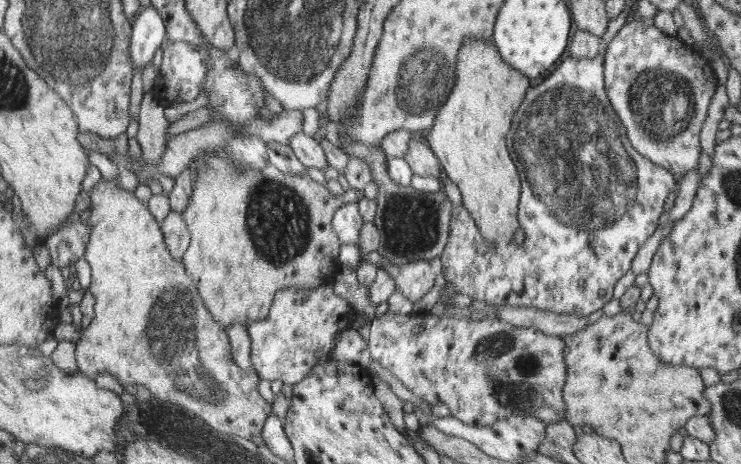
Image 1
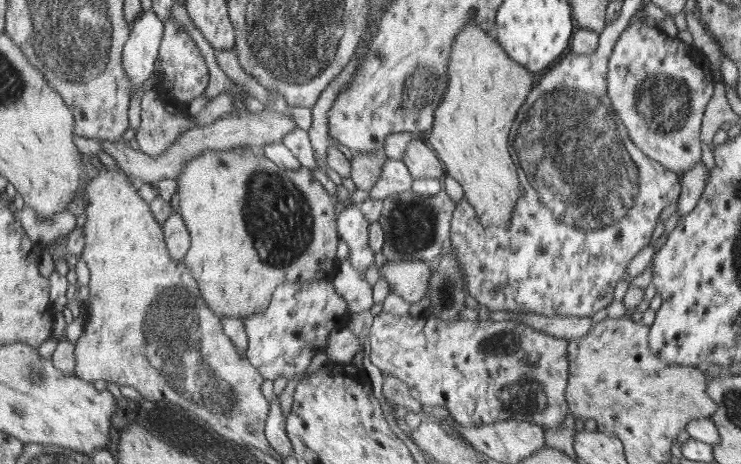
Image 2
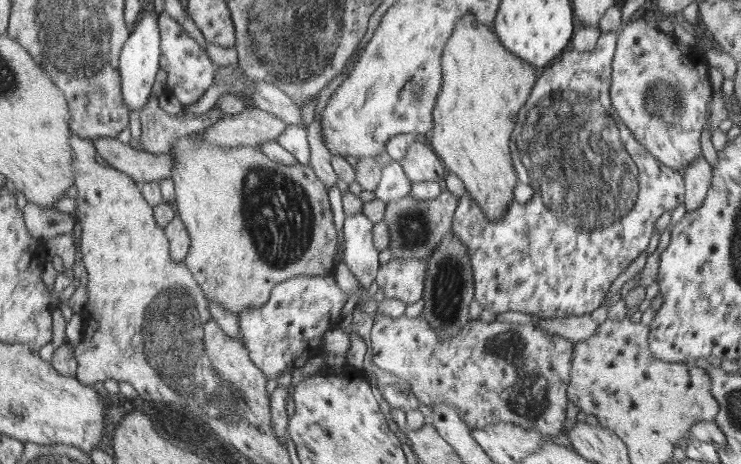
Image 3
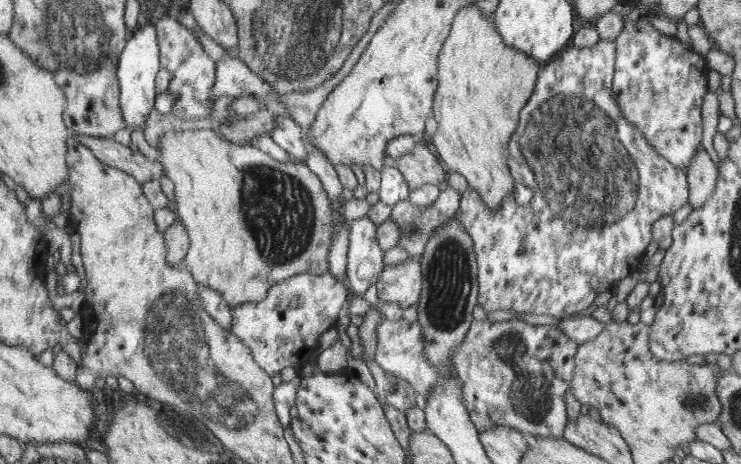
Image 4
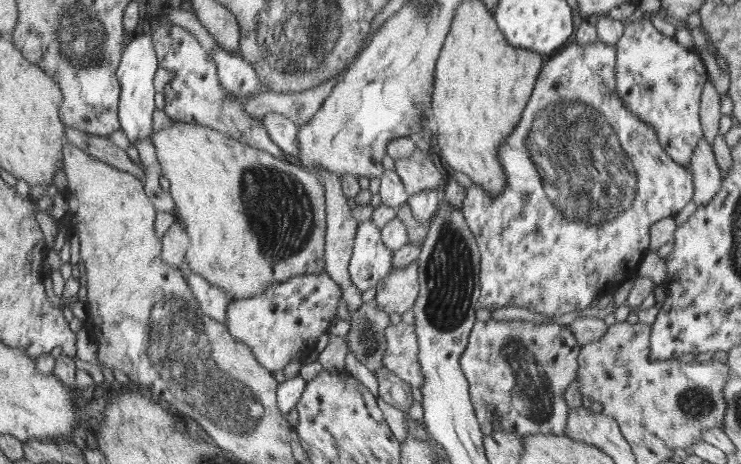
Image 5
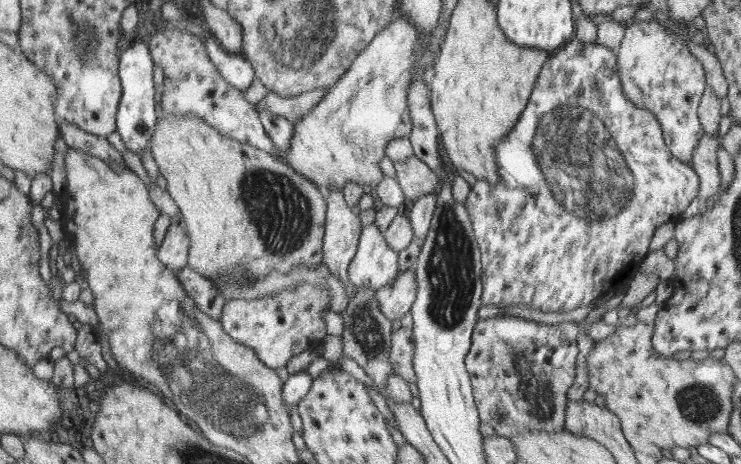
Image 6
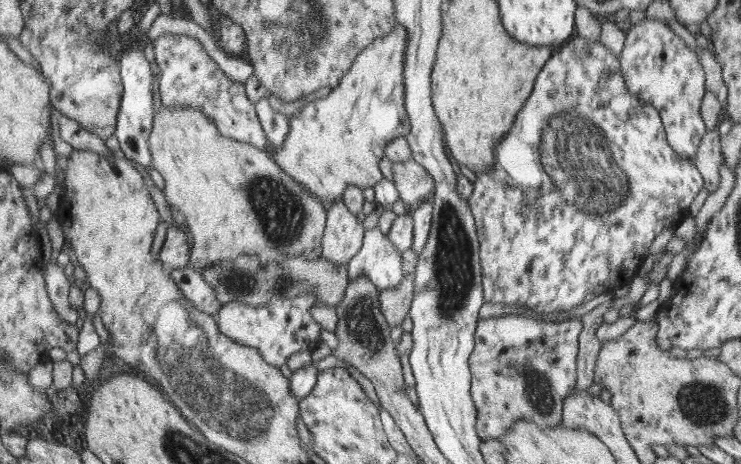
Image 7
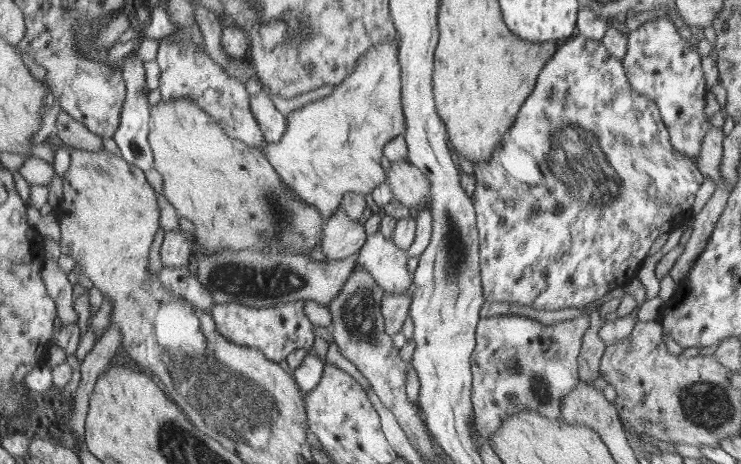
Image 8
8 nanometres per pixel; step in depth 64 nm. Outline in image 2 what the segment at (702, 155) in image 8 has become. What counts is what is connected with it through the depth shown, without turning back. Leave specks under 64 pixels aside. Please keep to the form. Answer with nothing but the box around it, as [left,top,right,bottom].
[675,160,708,216]

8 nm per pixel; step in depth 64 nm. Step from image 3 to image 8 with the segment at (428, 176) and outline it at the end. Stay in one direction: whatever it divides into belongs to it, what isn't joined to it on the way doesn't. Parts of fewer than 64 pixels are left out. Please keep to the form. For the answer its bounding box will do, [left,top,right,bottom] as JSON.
[385,161,431,210]

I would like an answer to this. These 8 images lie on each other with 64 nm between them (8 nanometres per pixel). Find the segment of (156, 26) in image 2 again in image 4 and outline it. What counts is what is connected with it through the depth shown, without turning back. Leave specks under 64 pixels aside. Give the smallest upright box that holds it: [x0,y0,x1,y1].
[117,22,160,129]

